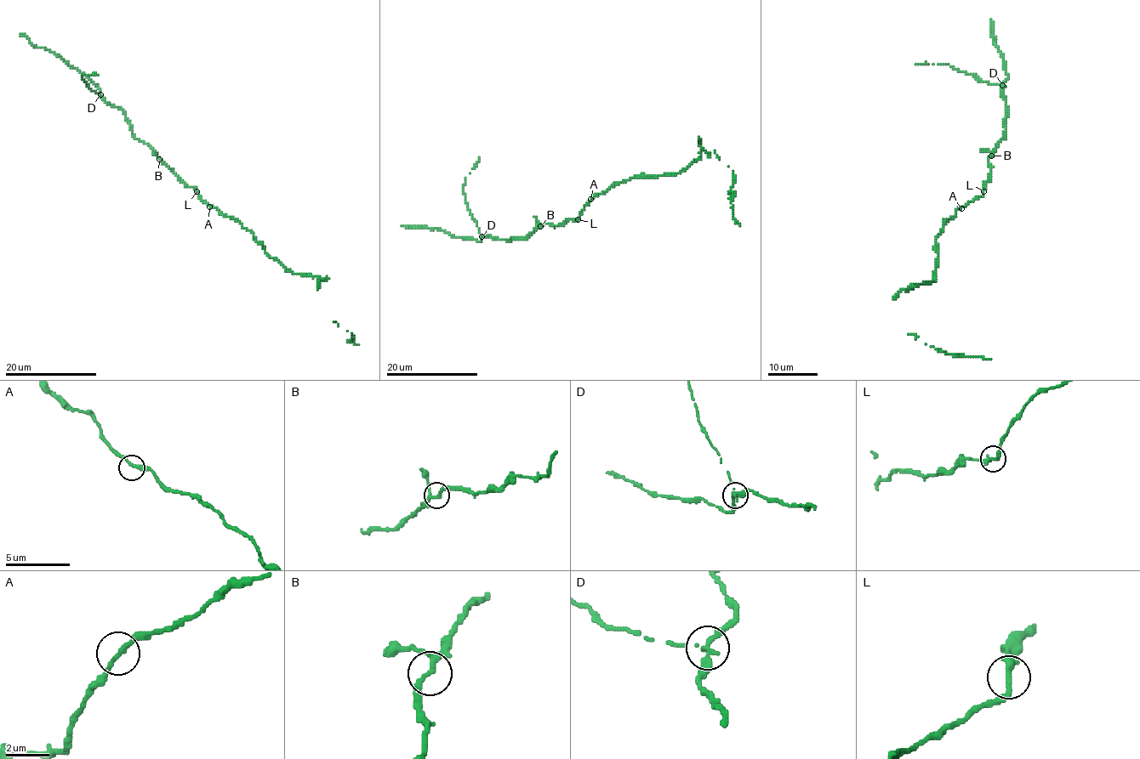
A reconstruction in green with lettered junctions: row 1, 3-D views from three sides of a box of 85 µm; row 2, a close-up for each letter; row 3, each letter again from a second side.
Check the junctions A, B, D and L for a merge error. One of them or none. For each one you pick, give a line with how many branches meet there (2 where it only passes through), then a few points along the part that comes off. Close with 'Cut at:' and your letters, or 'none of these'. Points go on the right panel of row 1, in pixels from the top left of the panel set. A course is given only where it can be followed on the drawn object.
D: 3 | (1002, 85), (977, 80), (949, 65), (914, 64)
Cut at: D

